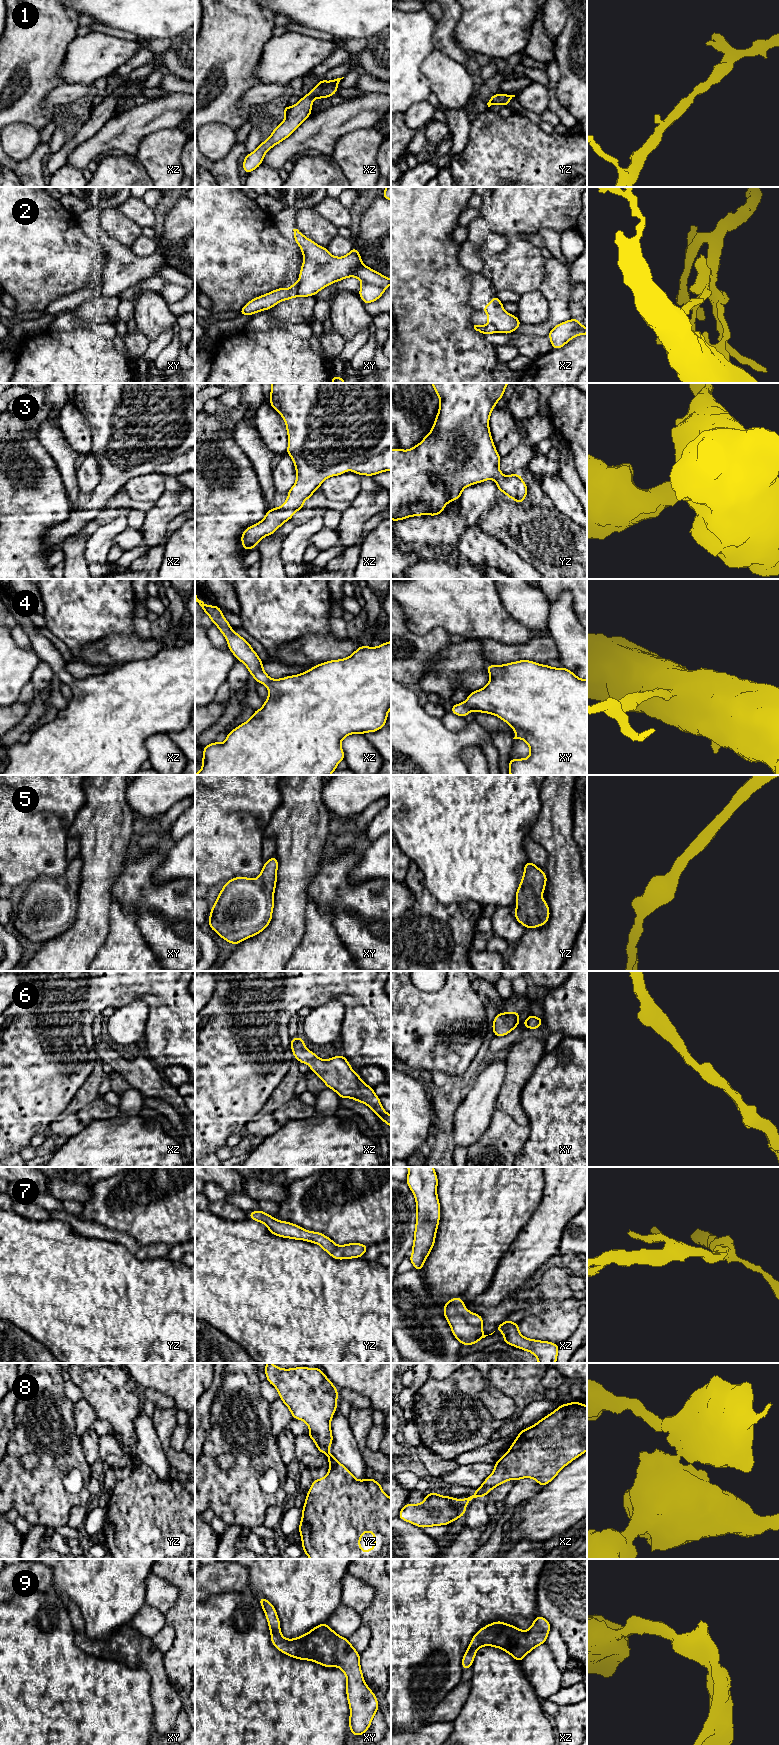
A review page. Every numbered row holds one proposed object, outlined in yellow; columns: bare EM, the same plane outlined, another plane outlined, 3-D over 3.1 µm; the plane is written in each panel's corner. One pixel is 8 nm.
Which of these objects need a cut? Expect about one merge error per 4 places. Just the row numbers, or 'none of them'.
2, 8

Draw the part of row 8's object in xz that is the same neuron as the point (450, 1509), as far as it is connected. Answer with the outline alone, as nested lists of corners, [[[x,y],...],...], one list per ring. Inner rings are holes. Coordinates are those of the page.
[[[428,1493],[420,1504],[407,1503],[399,1512],[398,1517],[420,1528],[448,1525],[454,1520],[463,1517],[467,1504],[477,1498],[475,1494],[464,1499],[455,1499],[450,1496],[441,1496]]]

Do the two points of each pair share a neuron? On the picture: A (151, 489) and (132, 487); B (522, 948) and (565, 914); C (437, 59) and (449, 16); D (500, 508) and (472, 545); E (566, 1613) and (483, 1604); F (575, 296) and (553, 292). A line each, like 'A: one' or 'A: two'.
A: one
B: one
C: two
D: two
E: two
F: two

